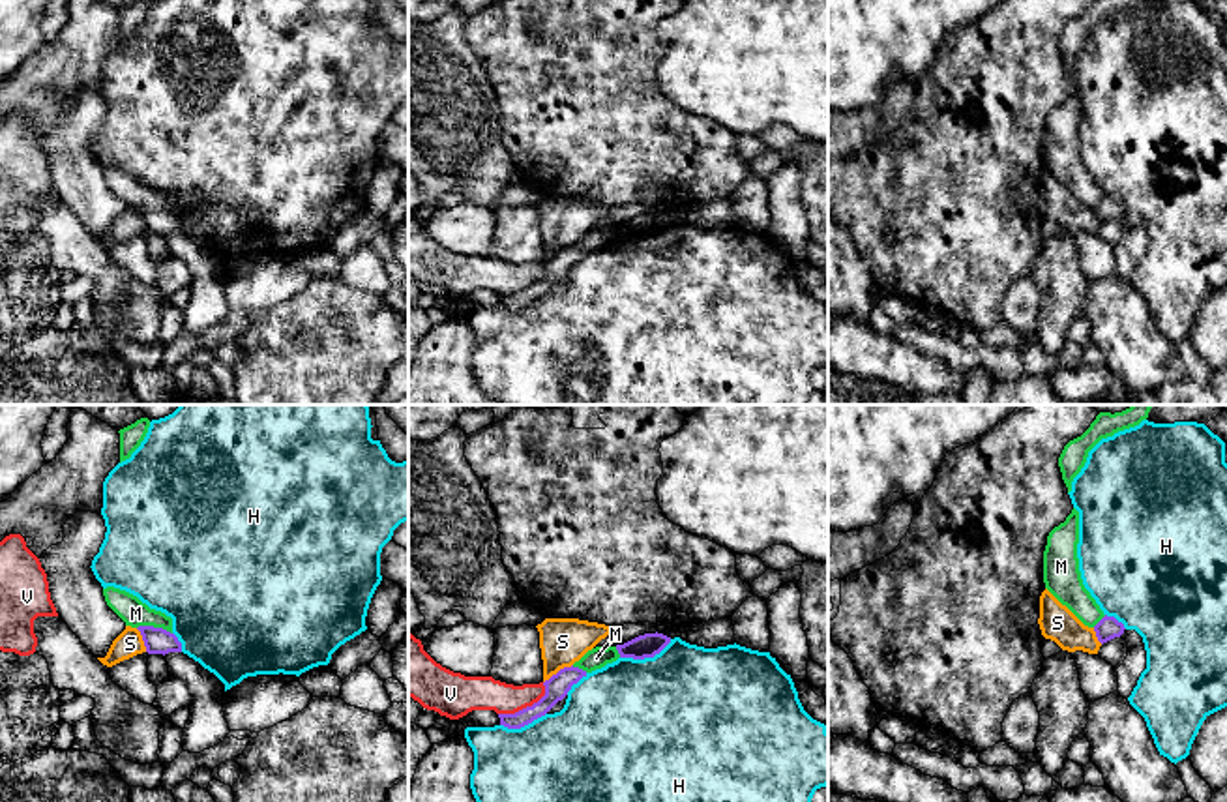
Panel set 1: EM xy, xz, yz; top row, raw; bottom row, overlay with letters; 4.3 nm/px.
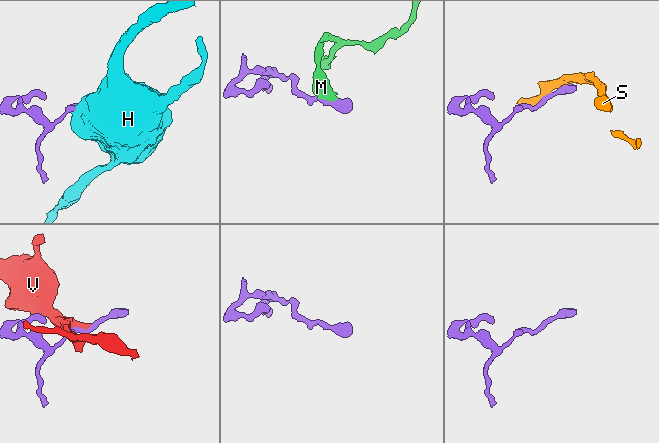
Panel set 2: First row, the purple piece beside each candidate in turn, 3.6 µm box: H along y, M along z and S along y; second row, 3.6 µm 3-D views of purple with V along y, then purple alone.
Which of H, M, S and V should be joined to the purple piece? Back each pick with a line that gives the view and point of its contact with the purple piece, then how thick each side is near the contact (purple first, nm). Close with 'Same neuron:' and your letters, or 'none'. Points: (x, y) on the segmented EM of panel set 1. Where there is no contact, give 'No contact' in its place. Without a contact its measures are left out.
Same neuron: none

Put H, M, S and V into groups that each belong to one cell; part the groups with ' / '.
H / M / S / V

